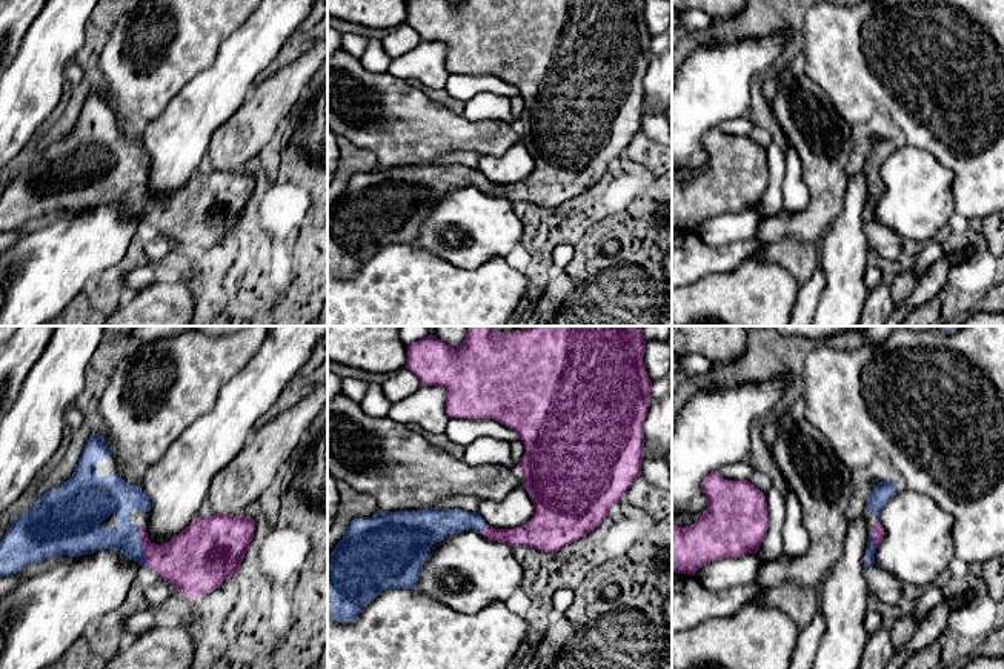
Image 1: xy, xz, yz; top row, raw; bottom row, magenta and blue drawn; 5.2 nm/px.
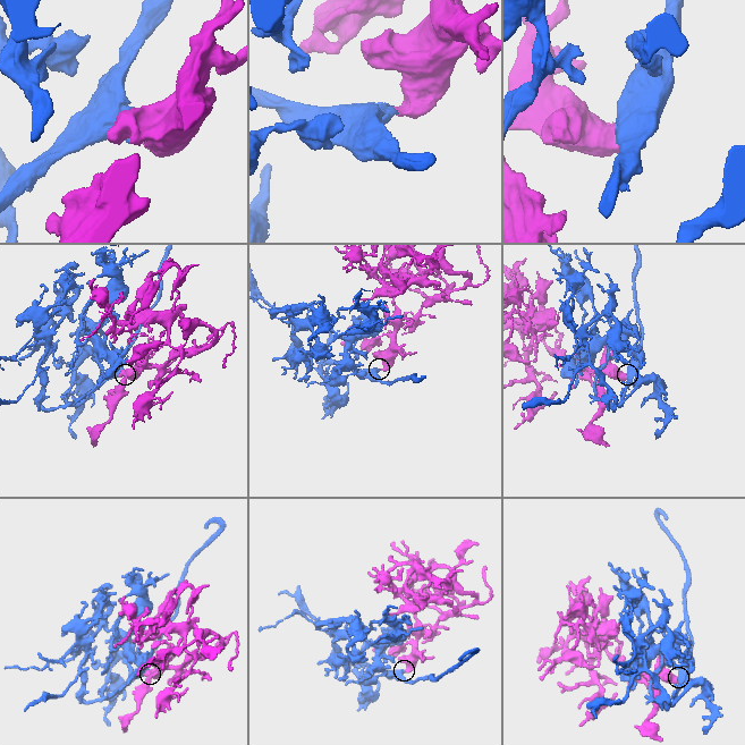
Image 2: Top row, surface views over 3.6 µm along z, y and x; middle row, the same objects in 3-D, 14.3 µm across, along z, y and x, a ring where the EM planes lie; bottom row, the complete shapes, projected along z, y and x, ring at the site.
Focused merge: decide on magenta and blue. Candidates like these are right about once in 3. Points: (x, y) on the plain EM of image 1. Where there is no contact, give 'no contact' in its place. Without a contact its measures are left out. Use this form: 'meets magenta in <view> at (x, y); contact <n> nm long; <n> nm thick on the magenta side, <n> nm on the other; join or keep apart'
meets magenta in xy at (143, 200); contact 200 nm long; 300 nm thick on the magenta side, 160 nm on the other; join

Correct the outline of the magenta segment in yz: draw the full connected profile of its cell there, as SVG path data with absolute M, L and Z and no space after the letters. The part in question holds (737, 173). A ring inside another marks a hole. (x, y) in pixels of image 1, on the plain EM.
M712 126L703 135L707 165L690 181L681 183L672 175L672 228L695 231L713 215L738 214L756 209L769 183L769 165L764 148L749 135L727 135Z

